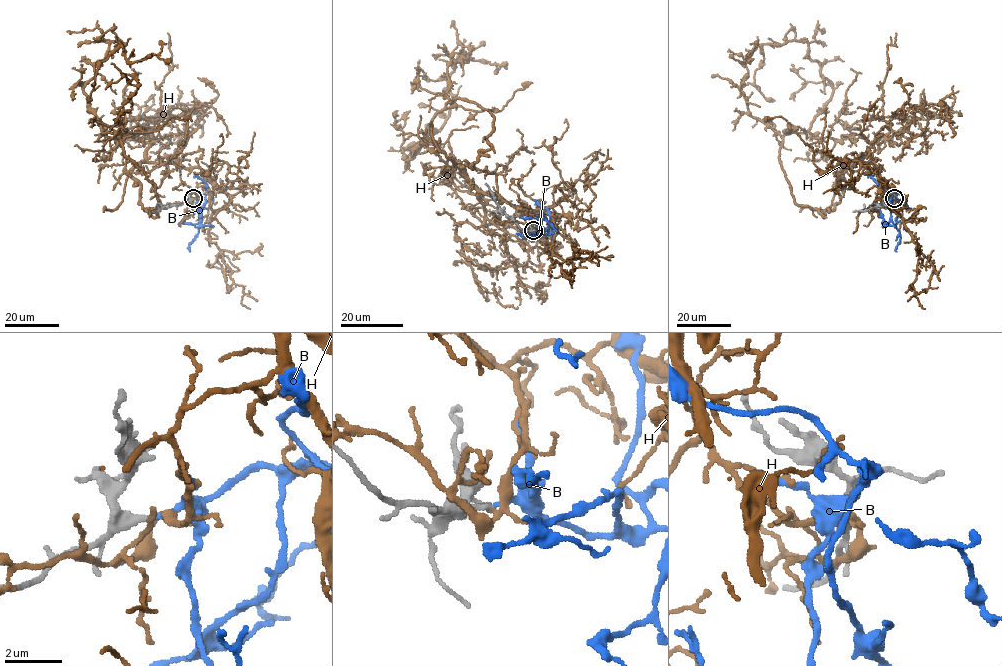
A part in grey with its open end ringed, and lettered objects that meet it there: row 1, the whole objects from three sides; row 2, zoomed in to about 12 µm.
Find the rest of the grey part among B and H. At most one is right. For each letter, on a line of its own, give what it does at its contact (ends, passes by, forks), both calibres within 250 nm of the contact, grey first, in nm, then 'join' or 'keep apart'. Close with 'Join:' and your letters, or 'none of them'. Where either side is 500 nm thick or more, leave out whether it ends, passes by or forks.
B: it ends; calibres 240 and 180 nm; join
H: it forks; calibres 300 and 150 nm; keep apart
Join: B

